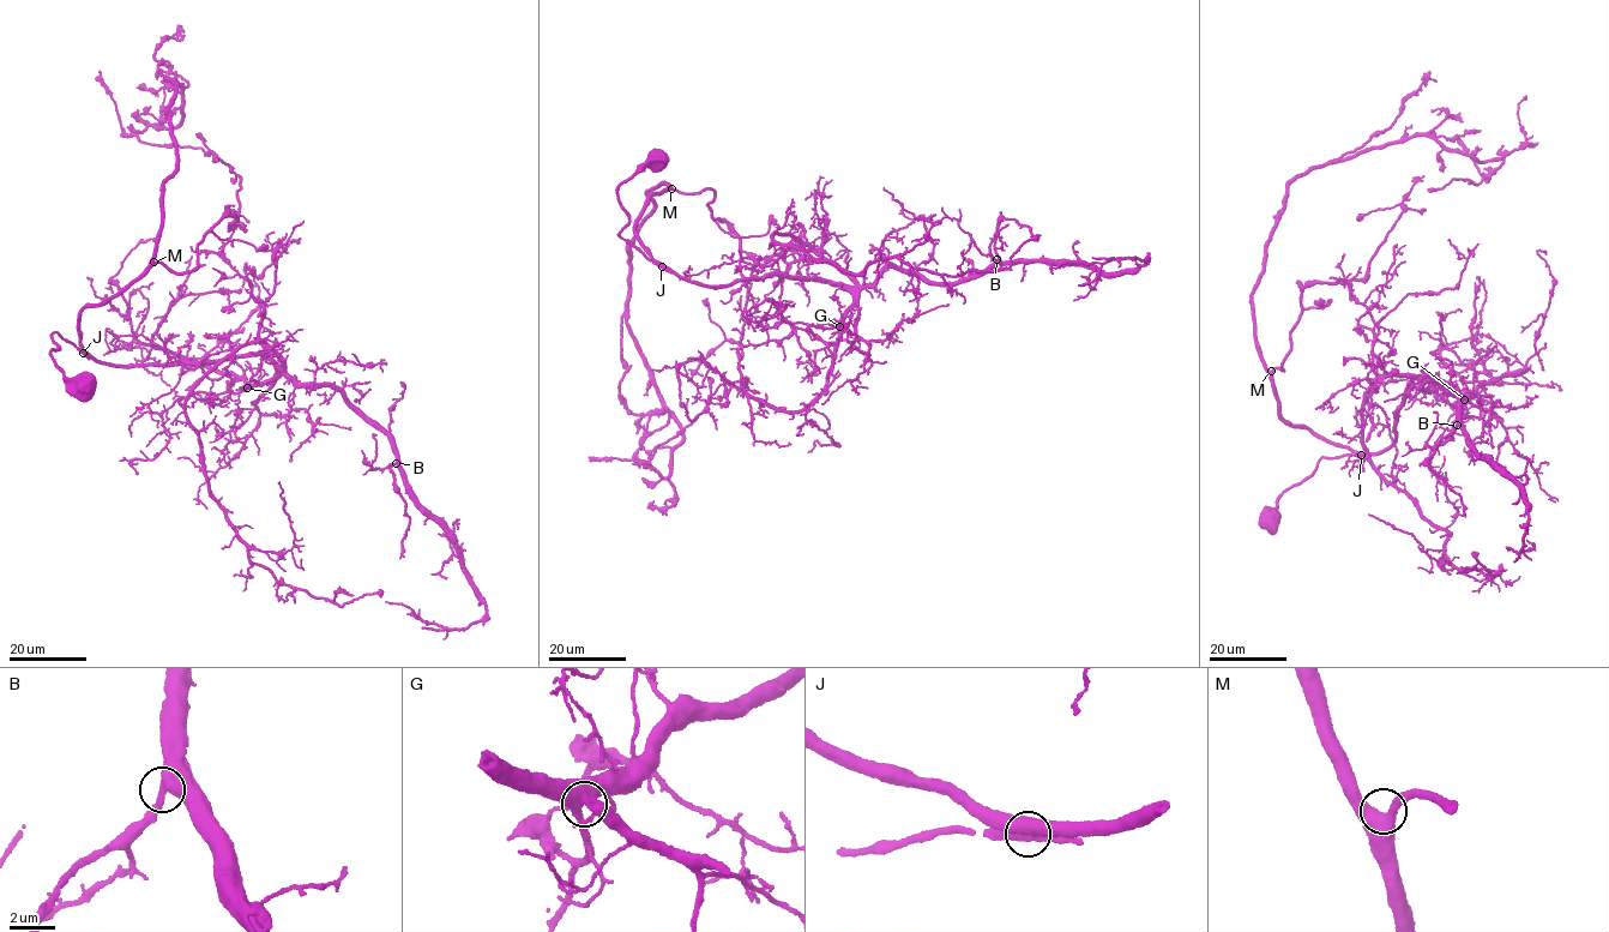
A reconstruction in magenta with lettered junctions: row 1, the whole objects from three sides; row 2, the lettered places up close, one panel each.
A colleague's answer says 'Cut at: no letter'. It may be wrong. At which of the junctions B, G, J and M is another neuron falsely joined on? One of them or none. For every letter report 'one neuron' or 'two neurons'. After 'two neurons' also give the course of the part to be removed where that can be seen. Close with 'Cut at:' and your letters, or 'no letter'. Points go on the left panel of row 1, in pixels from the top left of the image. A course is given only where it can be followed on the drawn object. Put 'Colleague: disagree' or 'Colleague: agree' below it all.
B: one neuron
G: one neuron
J: one neuron
M: one neuron
Cut at: no letter
Colleague: agree

